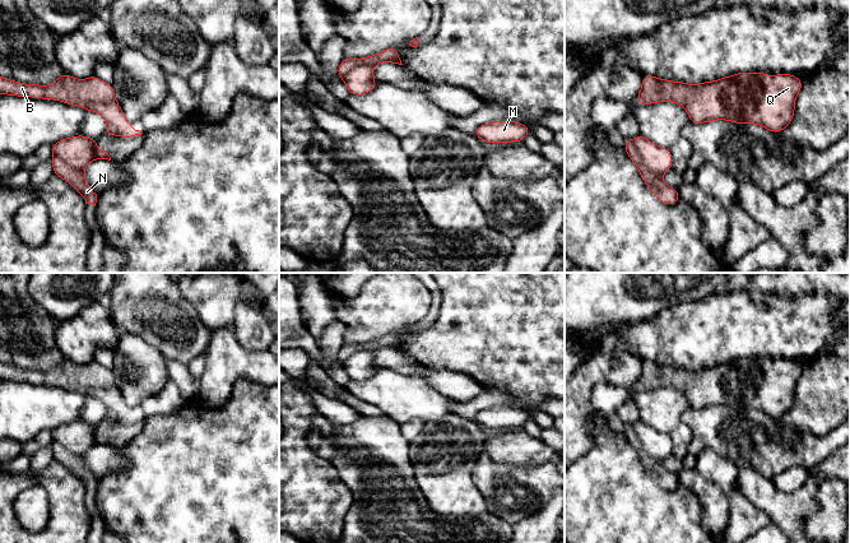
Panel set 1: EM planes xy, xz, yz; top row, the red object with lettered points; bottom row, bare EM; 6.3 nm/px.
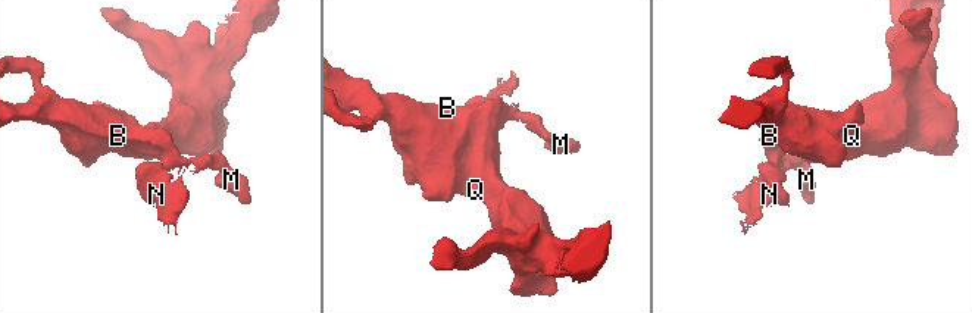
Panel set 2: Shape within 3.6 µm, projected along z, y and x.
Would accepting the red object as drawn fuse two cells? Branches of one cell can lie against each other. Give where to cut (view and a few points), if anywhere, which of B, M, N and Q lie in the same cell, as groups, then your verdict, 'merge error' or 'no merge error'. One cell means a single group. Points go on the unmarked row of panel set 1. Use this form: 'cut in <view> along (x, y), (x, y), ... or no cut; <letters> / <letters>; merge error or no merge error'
cut in yz along (632, 426), (642, 448), (660, 460); B Q / M N; merge error

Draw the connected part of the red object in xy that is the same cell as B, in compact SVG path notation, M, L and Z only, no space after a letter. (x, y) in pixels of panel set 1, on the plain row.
M64 358L50 371L24 370L0 362L0 381L3 380L54 385L97 398L106 405L106 421L131 424L143 419L130 410L119 391L112 371L96 361L76 365Z

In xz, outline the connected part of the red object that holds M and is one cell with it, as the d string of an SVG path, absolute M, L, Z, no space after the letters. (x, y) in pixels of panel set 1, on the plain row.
M501 405L478 412L474 421L482 427L497 430L522 428L529 418L531 418L531 414L521 408Z

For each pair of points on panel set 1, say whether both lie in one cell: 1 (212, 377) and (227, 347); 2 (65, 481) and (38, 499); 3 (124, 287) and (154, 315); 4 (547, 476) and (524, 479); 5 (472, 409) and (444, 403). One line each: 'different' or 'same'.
1: same
2: different
3: same
4: same
5: different

